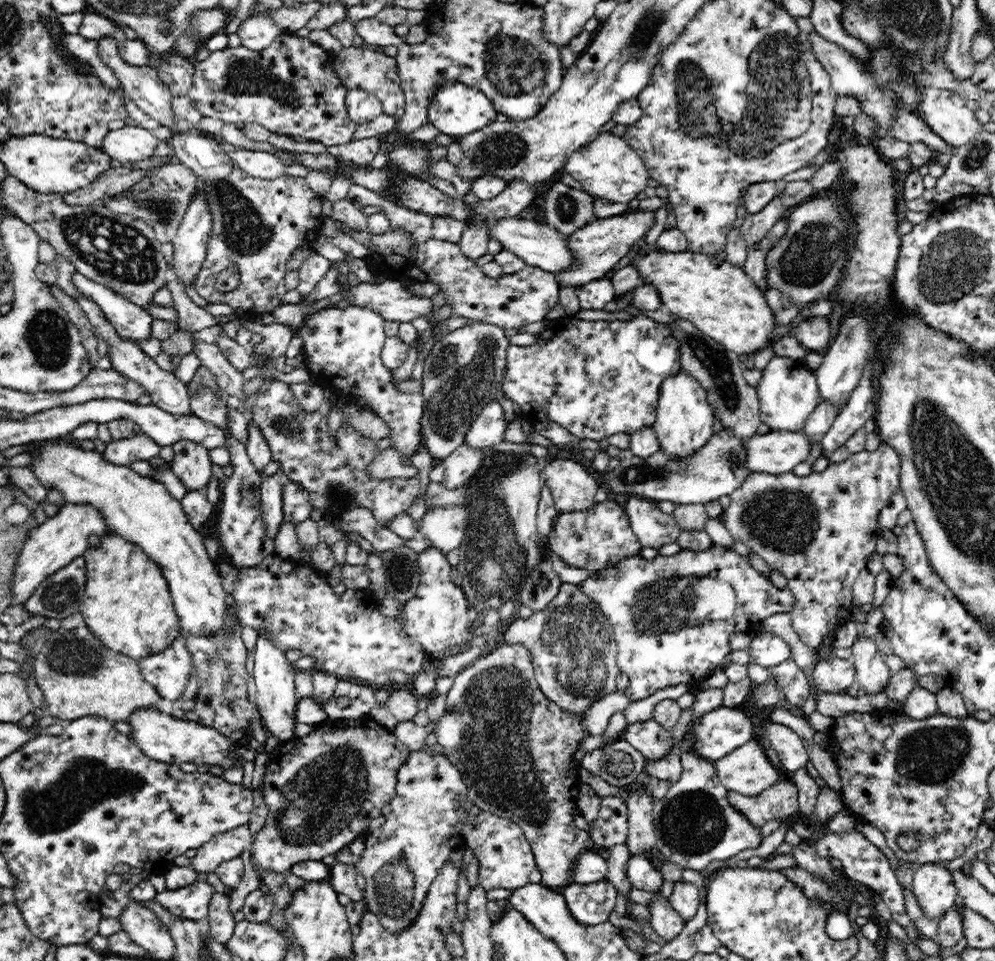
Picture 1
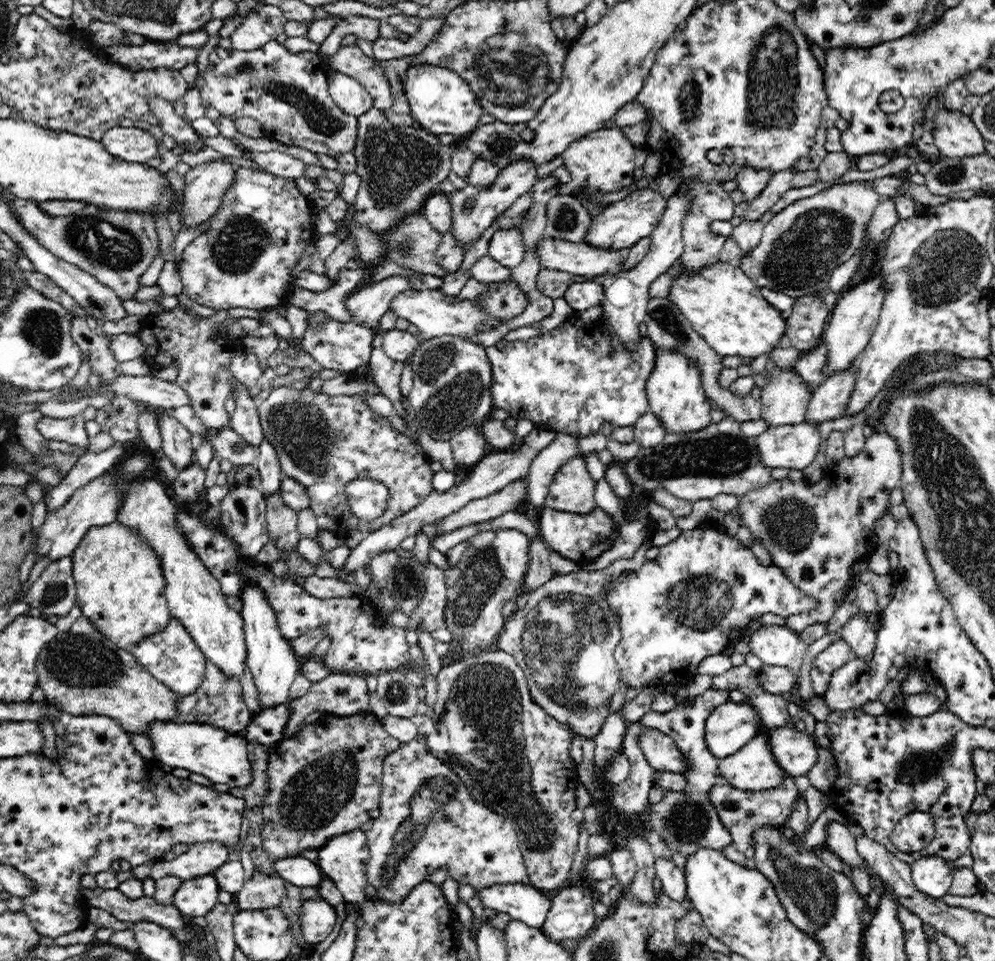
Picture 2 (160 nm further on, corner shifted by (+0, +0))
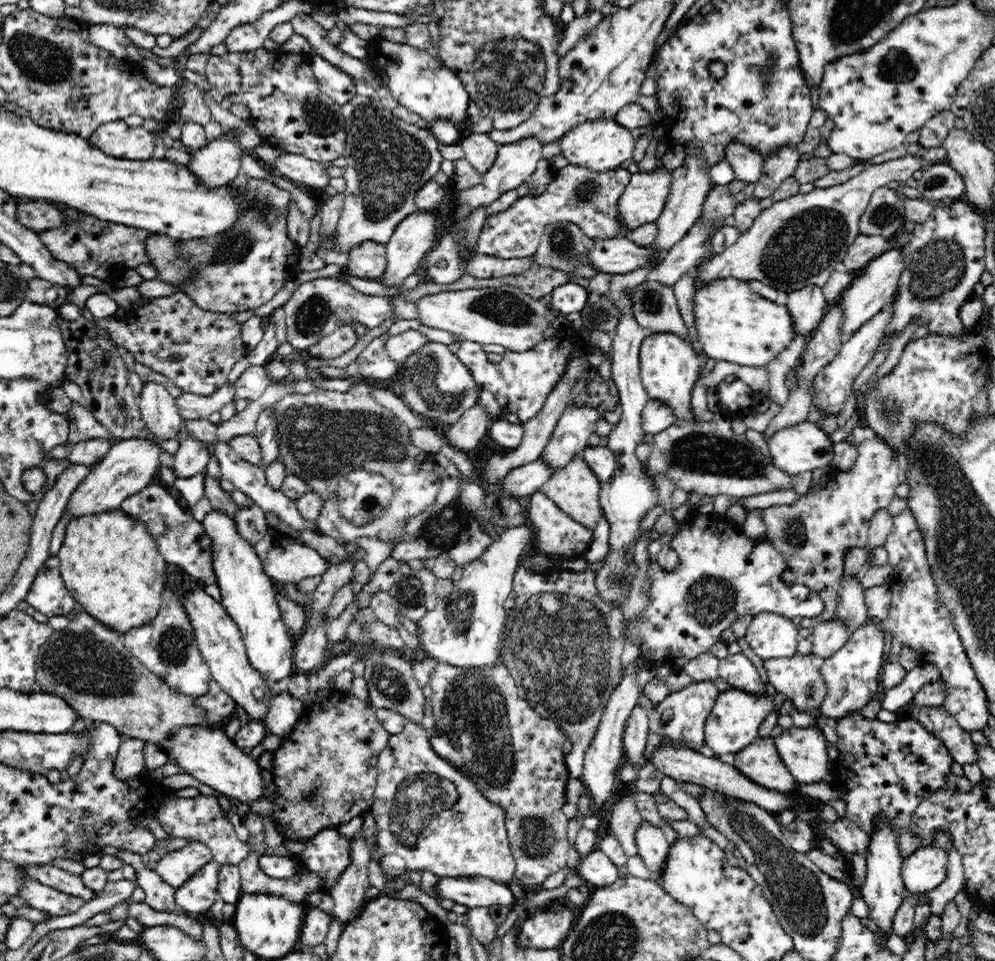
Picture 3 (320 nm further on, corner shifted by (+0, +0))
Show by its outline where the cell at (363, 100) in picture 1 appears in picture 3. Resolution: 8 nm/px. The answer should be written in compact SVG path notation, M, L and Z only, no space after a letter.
M312 55L311 69L317 78L320 90L324 94L330 95L340 106L357 95L356 84L352 77L324 60L323 57Z

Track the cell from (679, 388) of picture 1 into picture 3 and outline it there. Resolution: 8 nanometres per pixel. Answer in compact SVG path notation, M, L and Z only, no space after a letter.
M648 332L640 346L640 351L641 381L649 398L668 403L678 423L693 419L690 410L690 393L697 378L701 375L699 372L704 371L708 356L694 353L687 340L671 332Z

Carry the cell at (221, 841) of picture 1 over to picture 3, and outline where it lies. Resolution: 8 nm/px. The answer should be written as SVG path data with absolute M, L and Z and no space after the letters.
M192 841L180 850L165 854L154 870L164 882L177 889L212 860L213 852L204 843Z

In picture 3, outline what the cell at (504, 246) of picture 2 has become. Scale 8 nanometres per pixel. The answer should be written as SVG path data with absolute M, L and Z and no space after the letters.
M568 163L564 168L554 170L553 177L542 194L518 197L510 209L488 216L478 238L477 253L502 259L528 258L538 250L544 230L559 221L576 224L594 242L627 238L618 200L630 179L631 173L621 165L612 170L594 171Z

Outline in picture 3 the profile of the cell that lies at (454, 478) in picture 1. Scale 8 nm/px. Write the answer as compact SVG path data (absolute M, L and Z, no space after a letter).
M476 404L468 408L462 416L443 433L447 443L452 447L467 453L477 450L484 436L489 434L489 428L494 420L488 418L483 406Z

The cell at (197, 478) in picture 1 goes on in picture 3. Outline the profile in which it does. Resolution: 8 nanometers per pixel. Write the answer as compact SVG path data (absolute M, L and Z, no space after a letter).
M143 384L139 396L139 409L145 428L154 436L164 440L179 436L183 428L183 418L175 406L175 398L162 384Z

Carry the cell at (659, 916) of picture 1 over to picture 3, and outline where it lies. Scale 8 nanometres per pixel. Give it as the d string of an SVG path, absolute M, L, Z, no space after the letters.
M635 791L622 794L620 800L613 806L610 816L610 830L613 836L620 841L628 857L636 856L636 832L644 822L636 807Z

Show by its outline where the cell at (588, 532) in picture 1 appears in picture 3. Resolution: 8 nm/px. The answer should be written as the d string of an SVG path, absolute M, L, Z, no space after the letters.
M541 491L530 495L528 504L528 522L530 531L536 537L536 546L548 554L558 554L566 557L570 562L577 561L588 548L592 540L593 530L584 528L578 521L572 520L553 500Z

